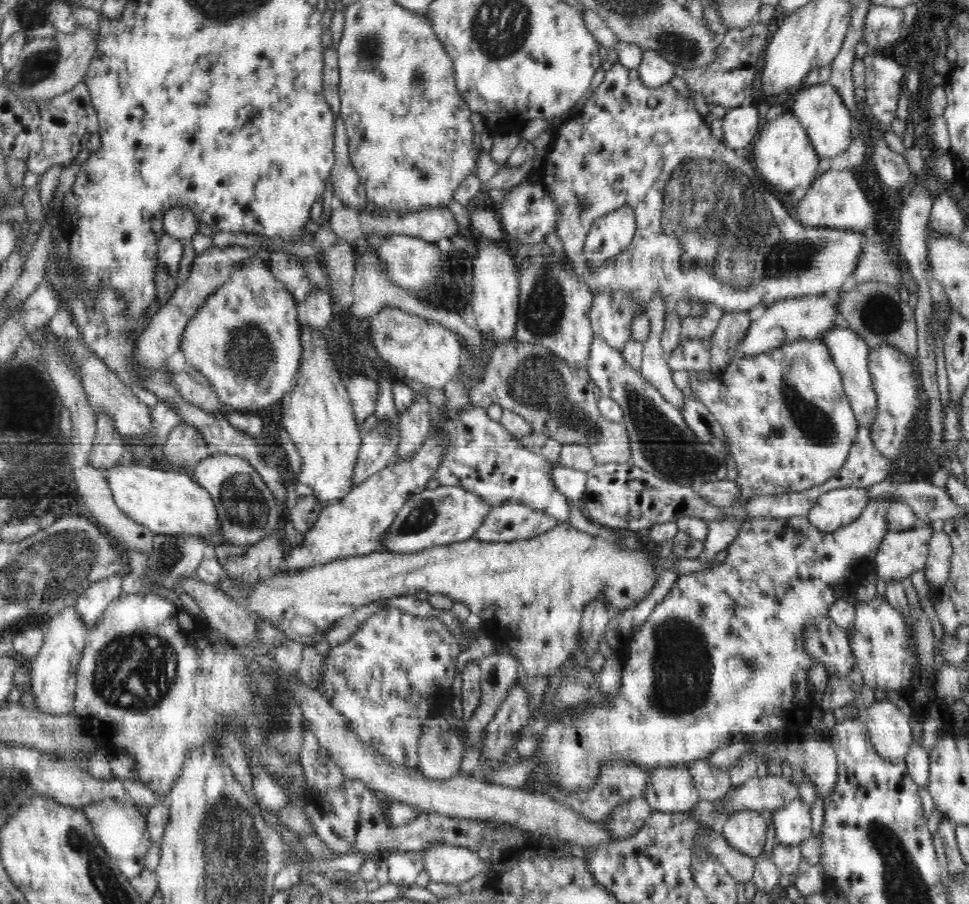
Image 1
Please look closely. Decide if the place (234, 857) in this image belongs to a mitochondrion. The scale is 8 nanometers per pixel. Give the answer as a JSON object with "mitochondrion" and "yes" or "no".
{"mitochondrion":"yes"}

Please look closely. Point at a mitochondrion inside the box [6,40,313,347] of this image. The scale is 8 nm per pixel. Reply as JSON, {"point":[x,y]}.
{"point":[40,64]}

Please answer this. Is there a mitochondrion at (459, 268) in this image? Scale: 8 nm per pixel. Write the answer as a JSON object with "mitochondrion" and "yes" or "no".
{"mitochondrion":"no"}

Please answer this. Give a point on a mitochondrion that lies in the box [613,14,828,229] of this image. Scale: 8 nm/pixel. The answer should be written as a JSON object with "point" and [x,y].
{"point":[677,45]}

